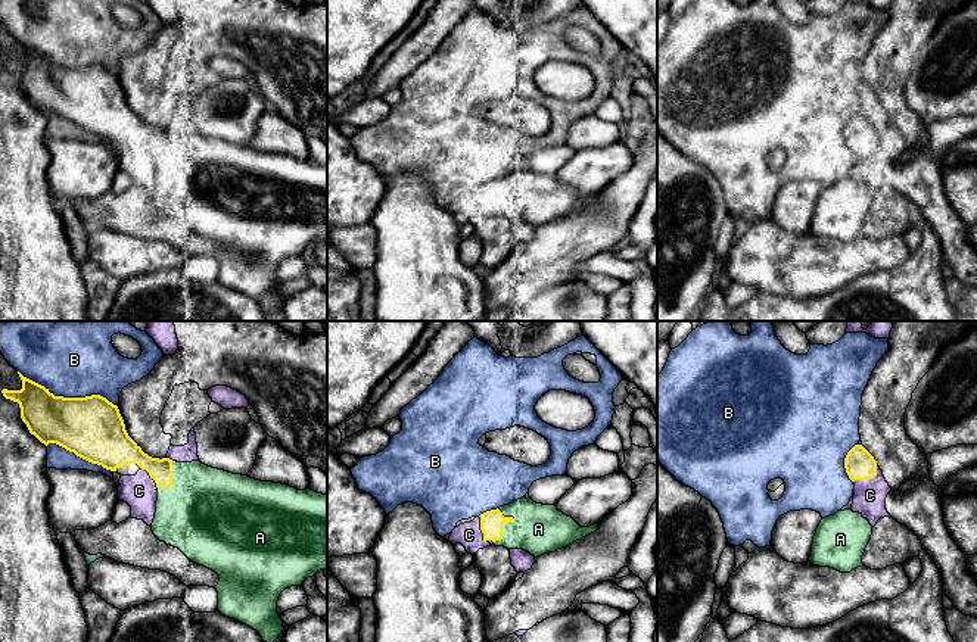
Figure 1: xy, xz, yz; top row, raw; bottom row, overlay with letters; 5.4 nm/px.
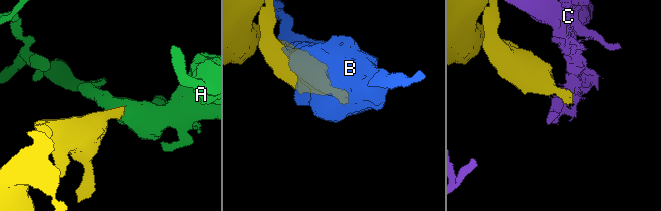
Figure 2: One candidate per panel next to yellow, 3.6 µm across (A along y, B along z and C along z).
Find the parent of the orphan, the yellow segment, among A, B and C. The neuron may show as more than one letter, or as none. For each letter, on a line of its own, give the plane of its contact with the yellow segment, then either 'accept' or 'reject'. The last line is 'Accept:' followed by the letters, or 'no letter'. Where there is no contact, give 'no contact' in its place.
A: xz | accept
B: xy | reject
C: yz | reject
Accept: A

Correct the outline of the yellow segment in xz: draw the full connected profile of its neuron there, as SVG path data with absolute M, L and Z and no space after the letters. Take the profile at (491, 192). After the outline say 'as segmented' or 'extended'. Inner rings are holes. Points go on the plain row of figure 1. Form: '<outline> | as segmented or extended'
M530 168L517 169L479 187L483 211L507 219L523 219L535 228L566 218L598 199L598 194L581 197L558 181L556 174L542 175Z | extended

